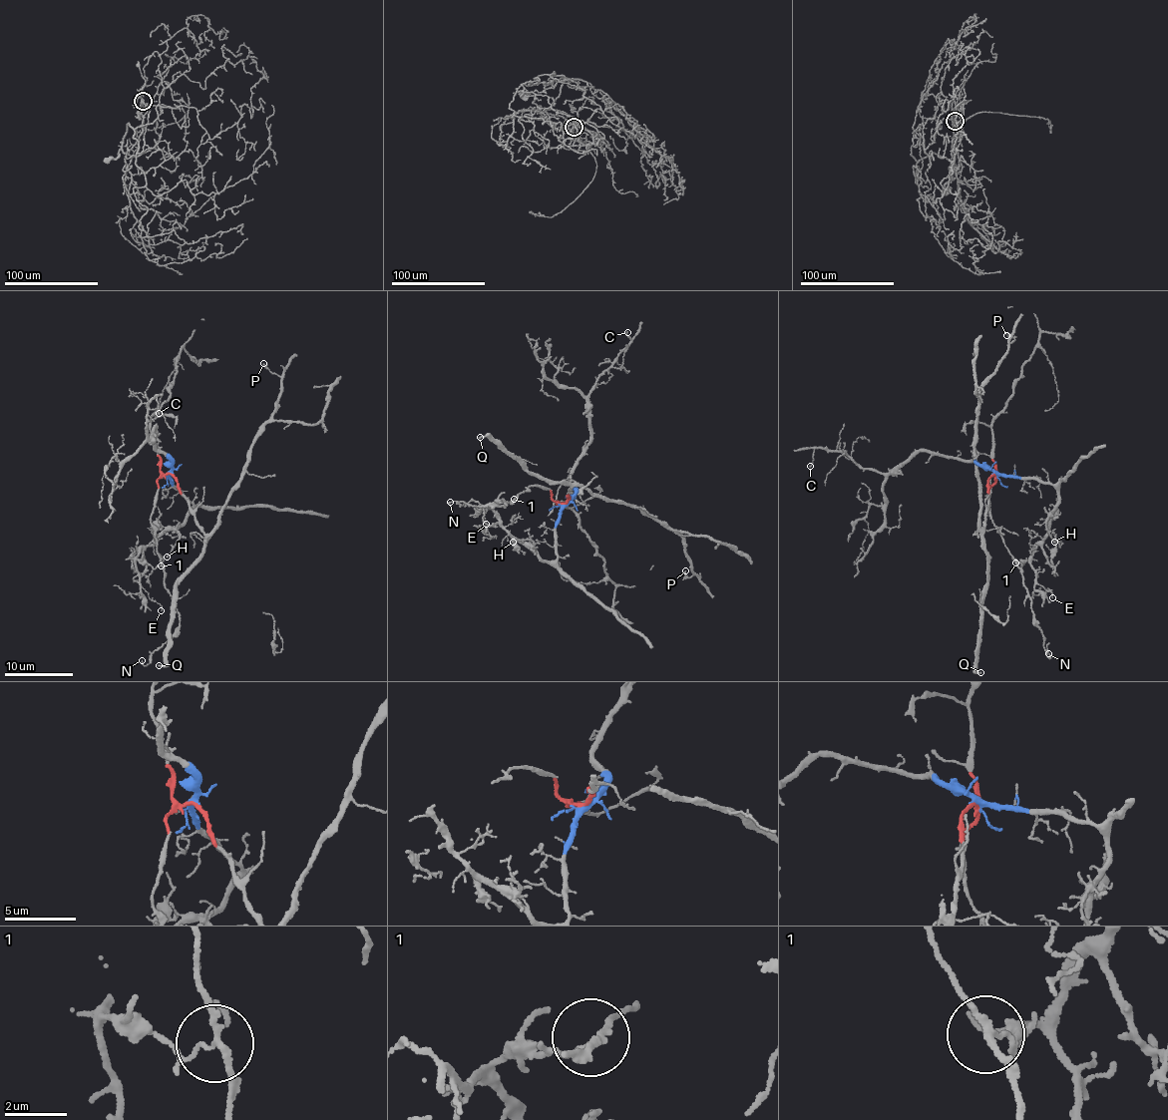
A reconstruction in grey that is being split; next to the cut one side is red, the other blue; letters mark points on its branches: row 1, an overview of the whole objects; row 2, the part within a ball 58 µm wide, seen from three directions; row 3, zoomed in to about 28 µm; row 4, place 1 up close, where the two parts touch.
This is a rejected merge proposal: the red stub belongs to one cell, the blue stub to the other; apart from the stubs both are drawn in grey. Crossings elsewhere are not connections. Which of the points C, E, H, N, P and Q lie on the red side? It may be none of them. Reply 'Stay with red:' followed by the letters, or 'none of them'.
Stay with red: N, P, Q

